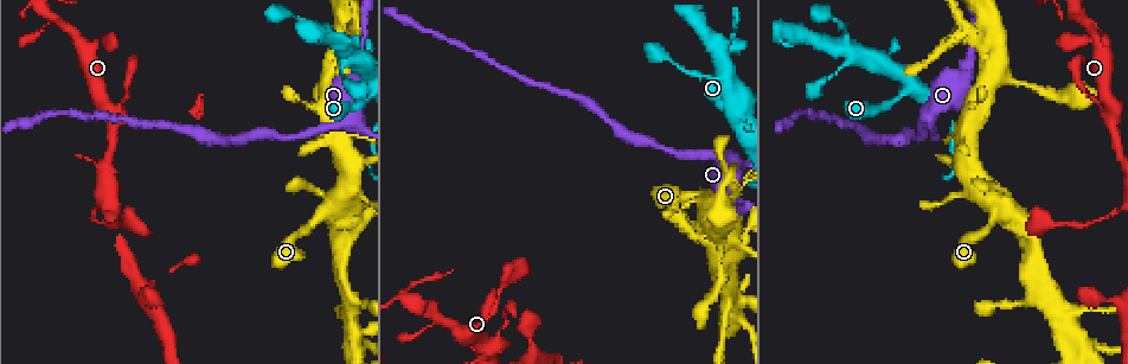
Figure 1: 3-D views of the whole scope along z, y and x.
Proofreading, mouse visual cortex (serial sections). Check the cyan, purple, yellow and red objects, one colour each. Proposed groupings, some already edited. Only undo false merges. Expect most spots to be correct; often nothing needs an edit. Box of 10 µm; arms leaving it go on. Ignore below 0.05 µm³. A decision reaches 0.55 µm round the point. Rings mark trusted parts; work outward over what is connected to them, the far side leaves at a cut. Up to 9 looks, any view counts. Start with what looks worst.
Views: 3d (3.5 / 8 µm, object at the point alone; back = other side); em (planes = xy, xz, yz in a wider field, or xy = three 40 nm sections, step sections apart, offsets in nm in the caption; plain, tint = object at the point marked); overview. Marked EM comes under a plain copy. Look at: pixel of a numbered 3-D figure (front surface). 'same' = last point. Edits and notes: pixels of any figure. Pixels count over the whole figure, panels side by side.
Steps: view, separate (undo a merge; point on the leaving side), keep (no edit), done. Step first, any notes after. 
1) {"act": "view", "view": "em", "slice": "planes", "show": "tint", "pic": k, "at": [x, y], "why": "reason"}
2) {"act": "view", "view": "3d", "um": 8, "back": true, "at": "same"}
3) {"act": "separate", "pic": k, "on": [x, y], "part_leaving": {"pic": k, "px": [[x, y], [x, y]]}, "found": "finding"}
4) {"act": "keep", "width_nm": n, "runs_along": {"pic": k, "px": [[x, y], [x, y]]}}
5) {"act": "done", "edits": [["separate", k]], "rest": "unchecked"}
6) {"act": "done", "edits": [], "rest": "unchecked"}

{"act": "view", "view": "3d", "um": 3.5, "pic": 1, "at": [329, 128], "why": "sharp bend"}

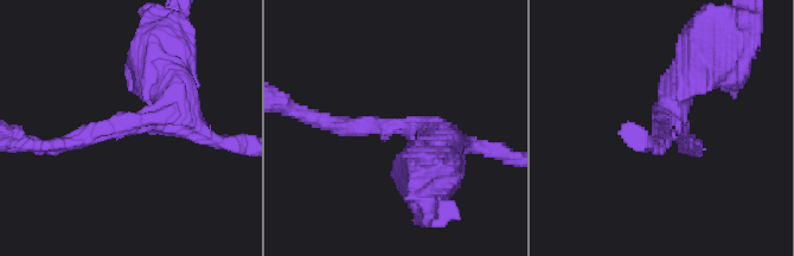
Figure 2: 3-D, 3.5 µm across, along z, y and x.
{"act": "view", "view": "em", "slice": "xy", "step": 3, "show": "tint", "pic": 2, "at": [130, 121], "arm_widths_nm": [250, 450]}

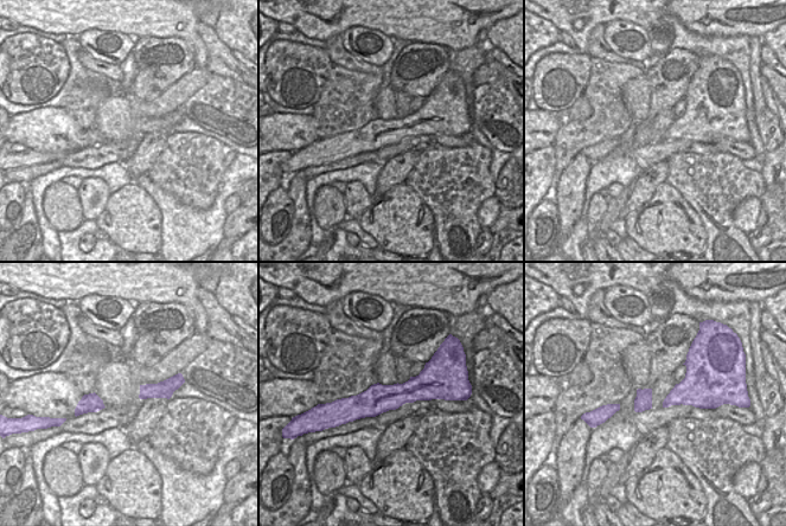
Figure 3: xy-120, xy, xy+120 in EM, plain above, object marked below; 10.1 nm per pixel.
{"act": "keep", "runs_along": {"pic": 2, "px": [[171, 77], [164, 113], [55, 146]]}, "found": "continuous, no second cell"}

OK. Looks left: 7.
{"act": "view", "view": "3d", "um": 3.5, "pic": 1, "at": [1031, 268], "why": "branch point"}

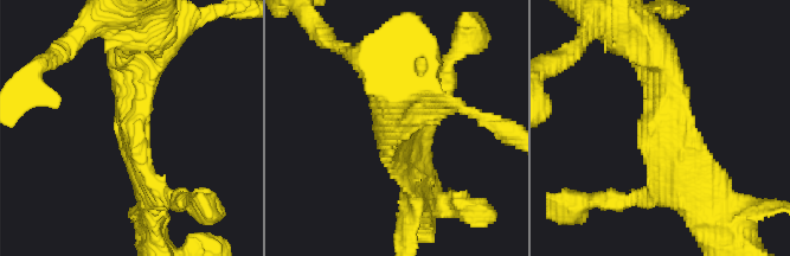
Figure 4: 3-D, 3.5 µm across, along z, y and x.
{"act": "view", "view": "em", "slice": "xy", "step": 3, "show": "tint", "pic": 4, "at": [134, 130], "why": "shape alone is not enough"}

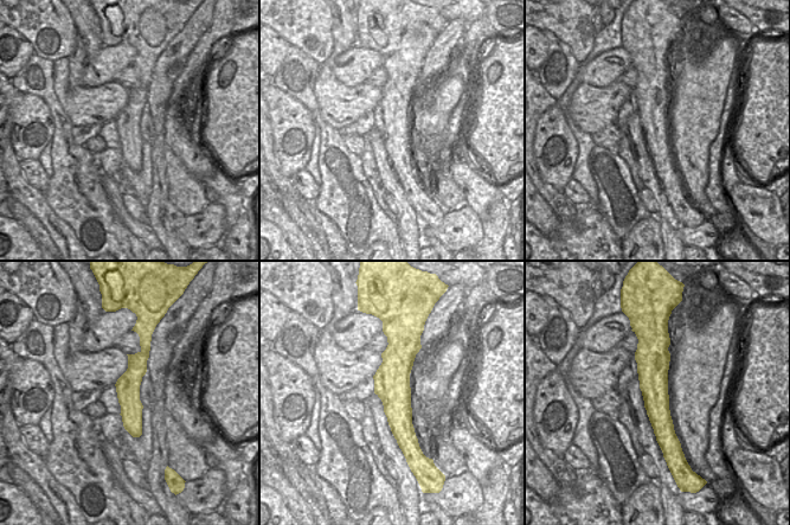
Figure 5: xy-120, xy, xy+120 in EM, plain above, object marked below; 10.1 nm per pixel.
{"act": "keep", "found": "one cell here"}

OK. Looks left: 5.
{"act": "view", "view": "3d", "um": 3.5, "pic": 1, "at": [493, 345], "why": "three-way junction"}

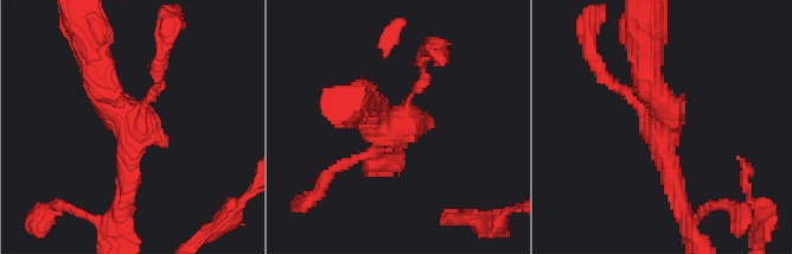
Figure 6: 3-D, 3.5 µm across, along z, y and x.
{"act": "view", "view": "em", "slice": "xy", "step": 3, "show": "tint", "pic": 6, "at": [395, 125], "arms": 3, "arm_widths_nm": [150, 250, 400]}

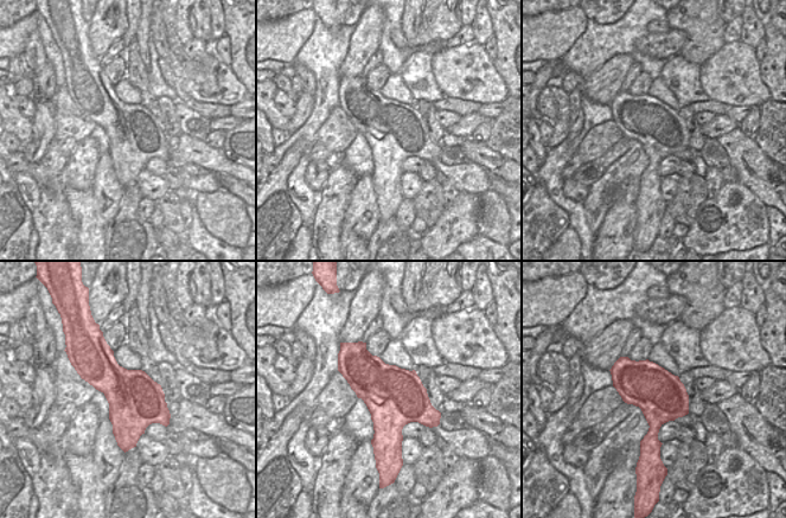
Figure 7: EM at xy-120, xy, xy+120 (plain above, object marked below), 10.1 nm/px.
{"act": "view", "view": "em", "slice": "xy", "step": 1, "show": "tint", "at": "same"}

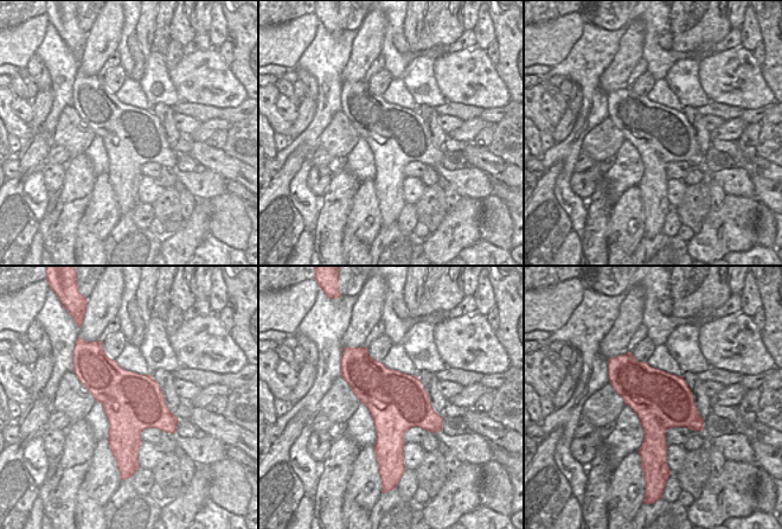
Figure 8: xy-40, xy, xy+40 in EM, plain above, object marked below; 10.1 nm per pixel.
{"act": "keep", "runs_along": {"pic": 6, "px": [[91, 59], [132, 121], [123, 198]]}, "found": "all the same cell"}

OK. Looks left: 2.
{"act": "view", "view": "3d", "um": 3.5, "pic": 1, "at": [1109, 215], "why": "sudden change in width"}

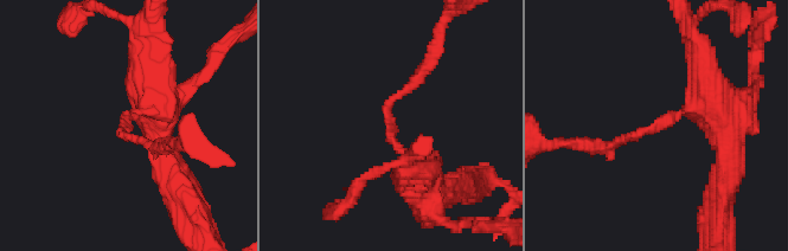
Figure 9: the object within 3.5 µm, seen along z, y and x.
{"act": "view", "view": "em", "slice": "xy", "step": 1, "show": "tint", "pic": 9, "at": [392, 129], "arm_widths_nm": [150, 500], "why": "shape alone is not enough"}

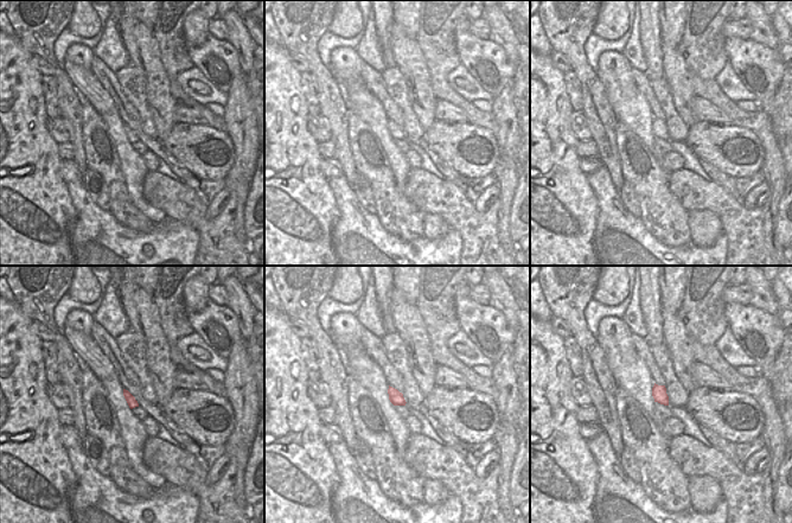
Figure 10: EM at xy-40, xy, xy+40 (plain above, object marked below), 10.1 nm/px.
{"act": "keep", "runs_along": {"pic": 9, "px": [[710, 82], [692, 108], [604, 147]]}, "found": "continuous, no second cell"}

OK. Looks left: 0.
{"act": "done", "edits": [], "rest": "unchecked"}

